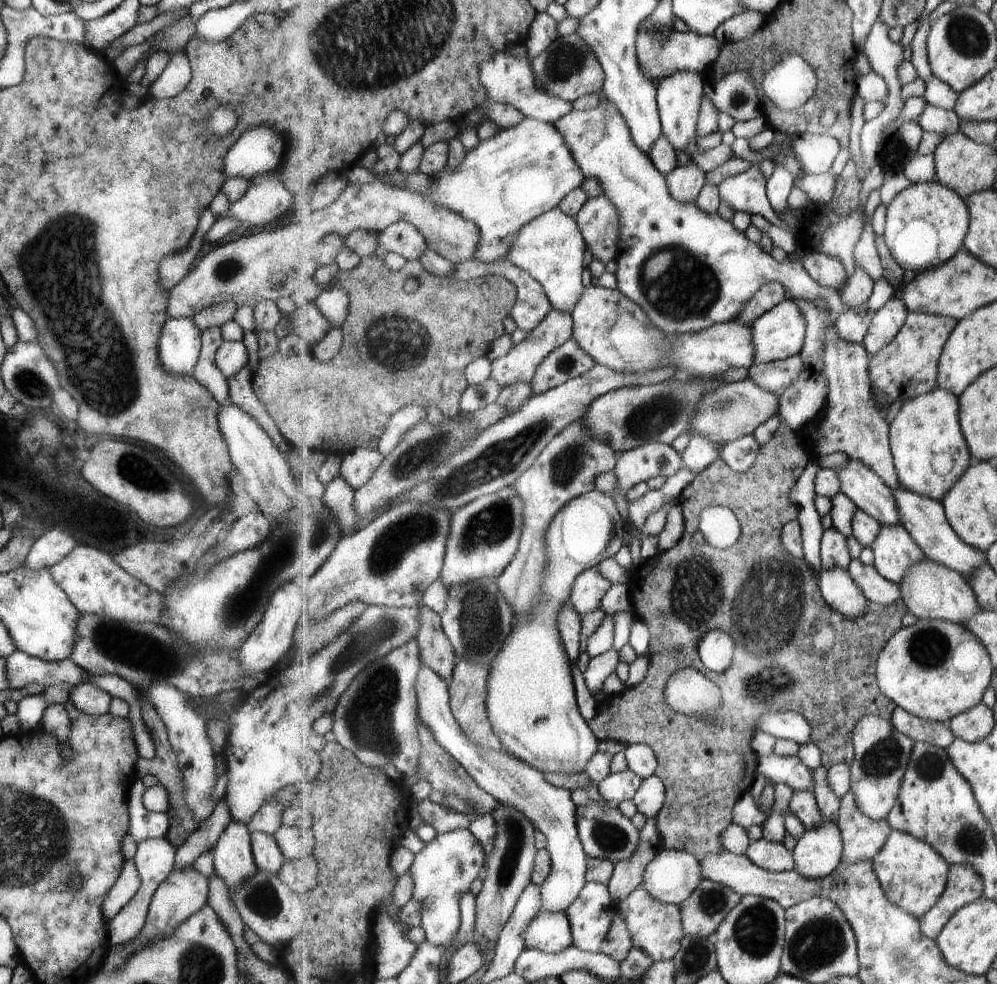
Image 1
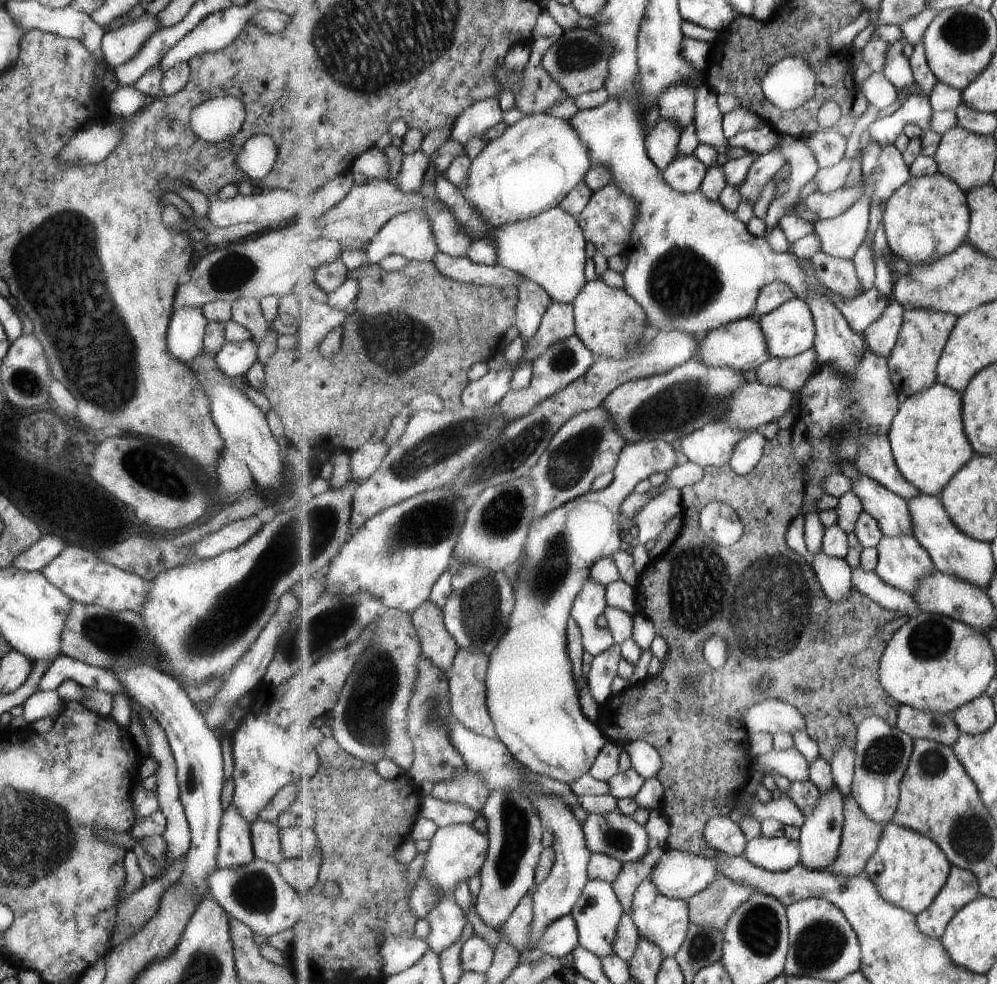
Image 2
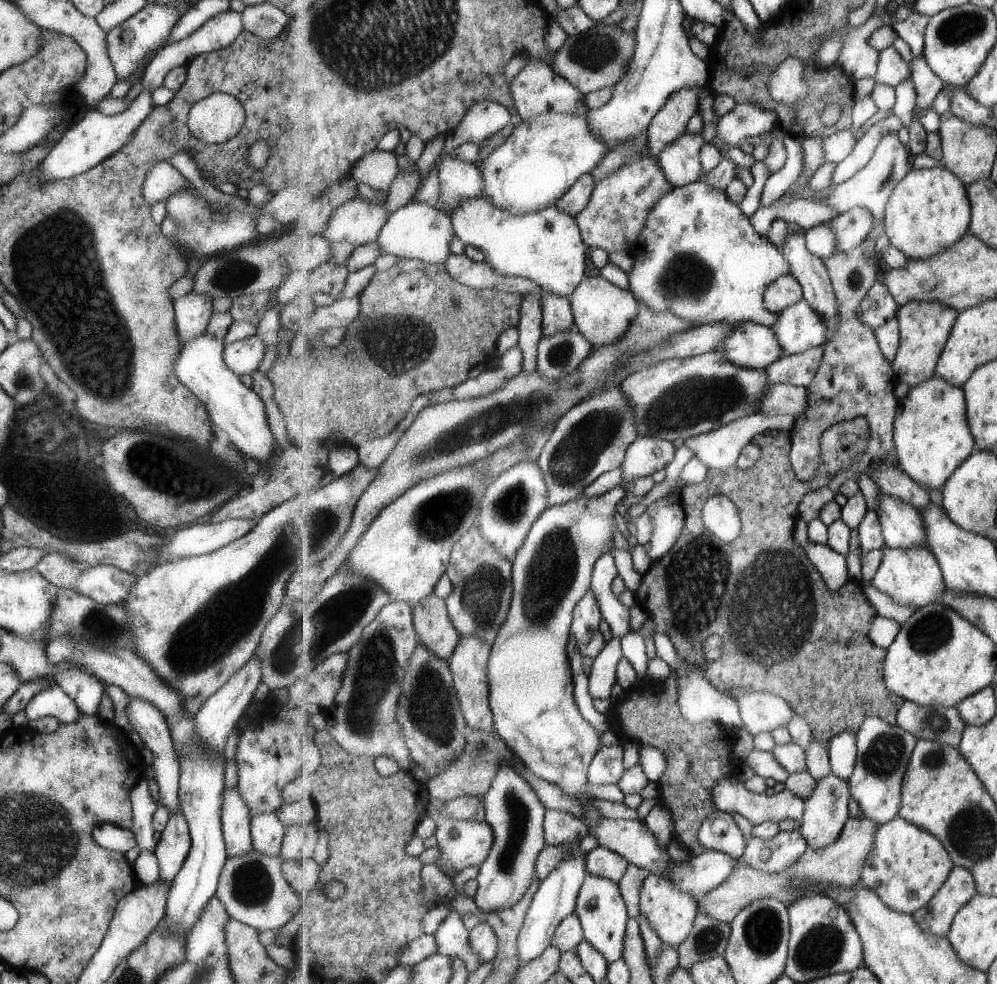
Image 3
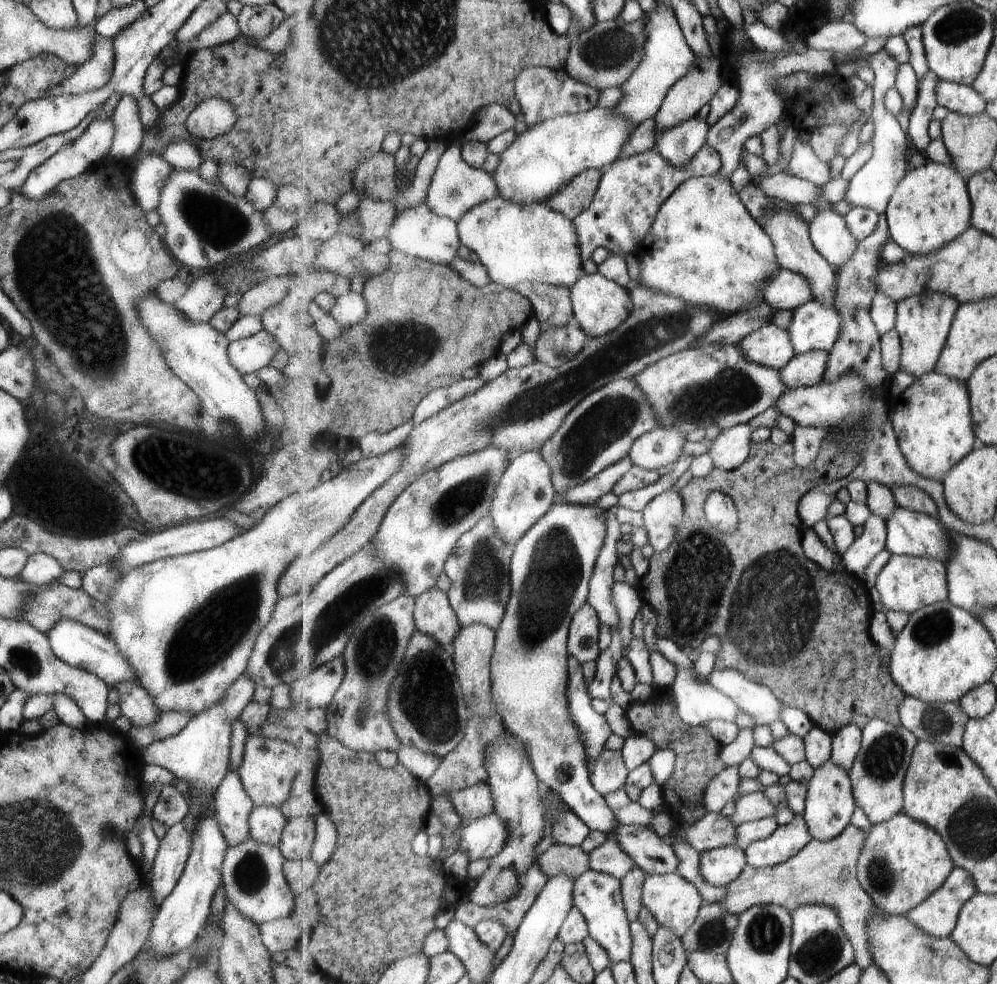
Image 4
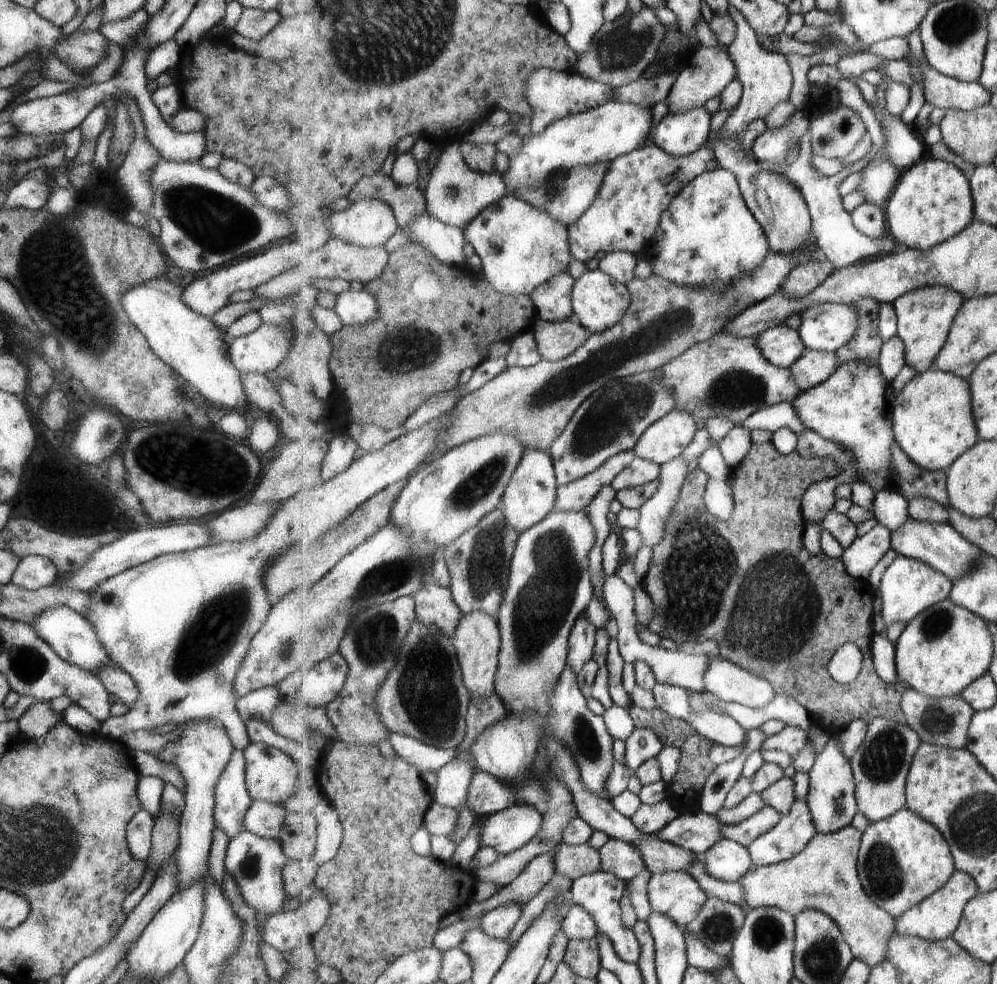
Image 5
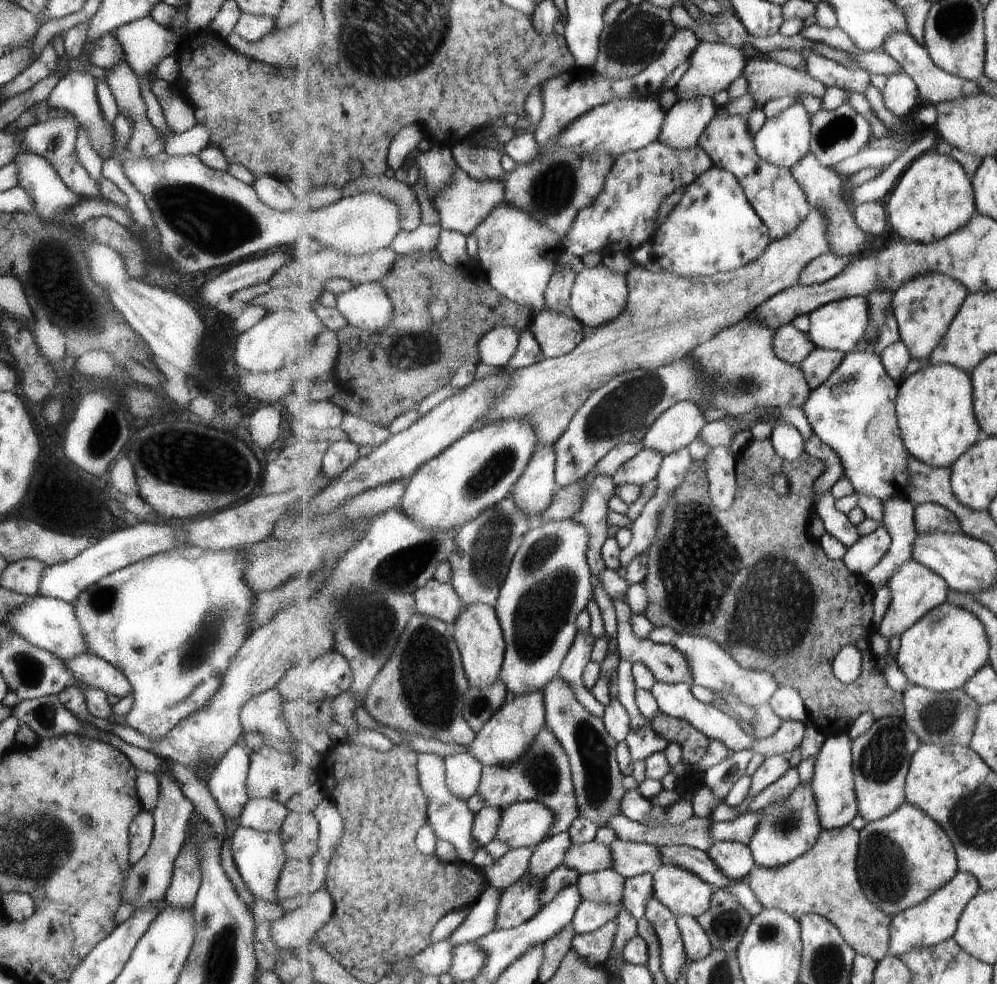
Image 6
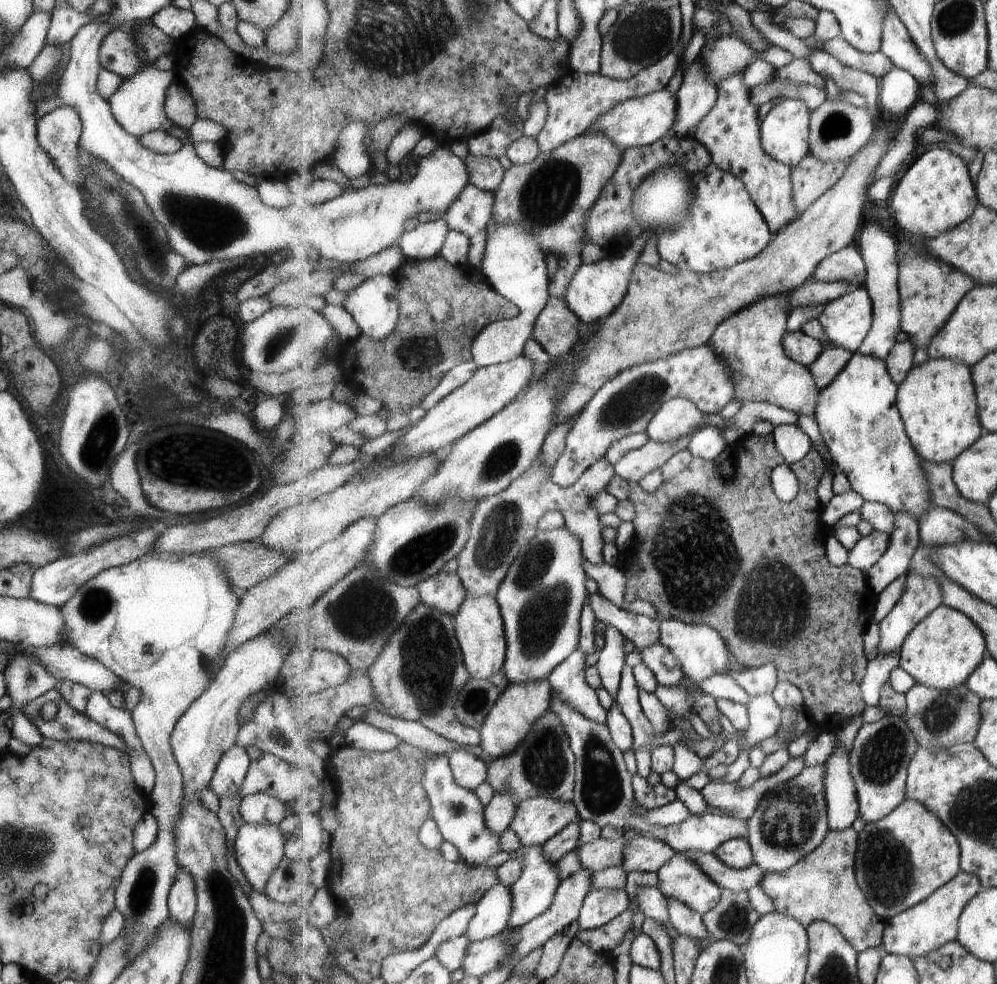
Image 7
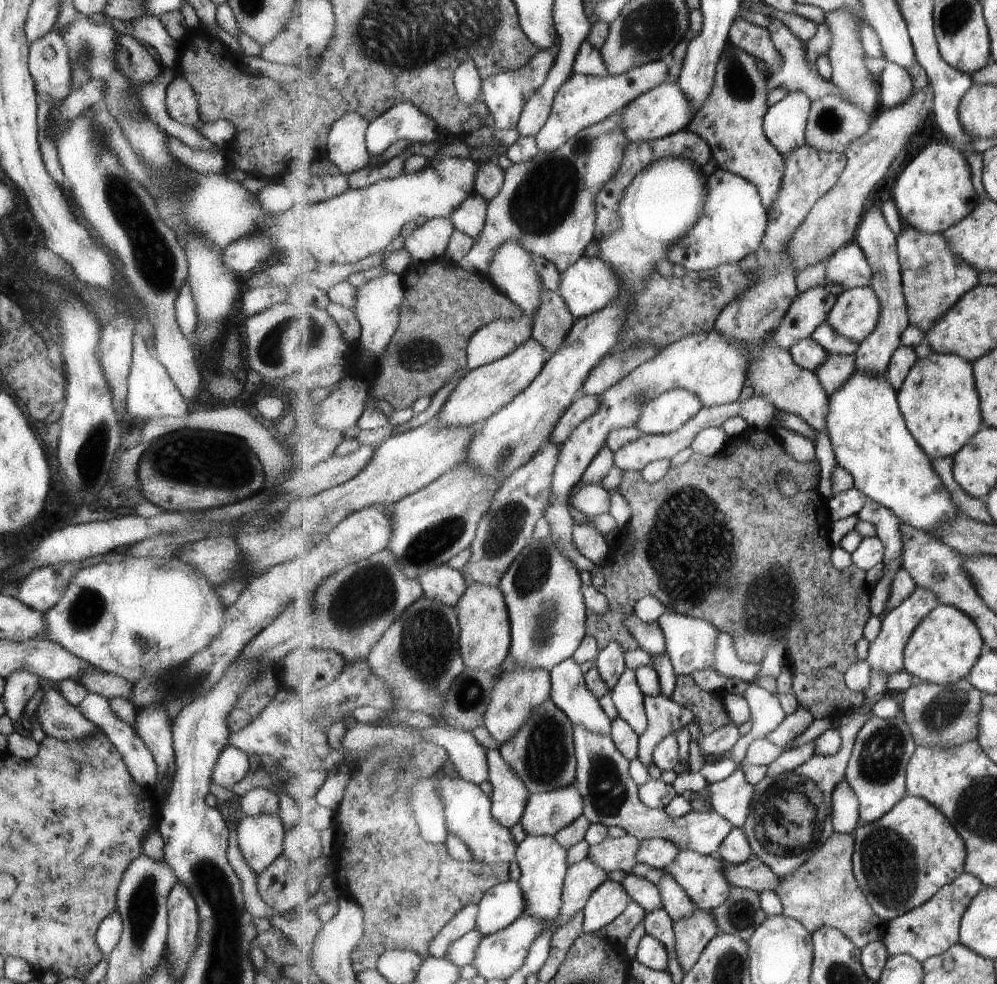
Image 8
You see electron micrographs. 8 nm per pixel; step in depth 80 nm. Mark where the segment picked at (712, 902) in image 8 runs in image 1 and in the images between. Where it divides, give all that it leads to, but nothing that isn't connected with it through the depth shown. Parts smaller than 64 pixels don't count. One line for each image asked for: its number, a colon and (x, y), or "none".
1: (658, 930)
2: (666, 922)
3: (671, 912)
4: (675, 902)
5: (677, 894)
6: (683, 892)
7: (682, 879)

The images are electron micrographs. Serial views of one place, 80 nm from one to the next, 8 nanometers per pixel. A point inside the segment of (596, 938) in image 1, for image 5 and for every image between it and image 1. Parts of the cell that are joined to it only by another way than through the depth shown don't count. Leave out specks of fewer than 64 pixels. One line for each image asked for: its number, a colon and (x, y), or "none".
2: (598, 914)
3: (601, 907)
4: (598, 895)
5: (600, 893)

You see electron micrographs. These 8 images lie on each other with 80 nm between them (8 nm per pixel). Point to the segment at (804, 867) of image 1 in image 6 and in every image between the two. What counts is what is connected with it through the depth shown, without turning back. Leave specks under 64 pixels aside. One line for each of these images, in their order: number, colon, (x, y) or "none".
2: (821, 837)
3: (826, 815)
4: (830, 802)
5: (832, 796)
6: (834, 783)

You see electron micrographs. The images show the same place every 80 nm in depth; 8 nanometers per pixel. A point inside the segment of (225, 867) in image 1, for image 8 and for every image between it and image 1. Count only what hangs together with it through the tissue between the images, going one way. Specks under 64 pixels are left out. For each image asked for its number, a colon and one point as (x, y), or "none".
2: (235, 848)
3: (235, 822)
4: (231, 805)
5: (231, 799)
6: (227, 781)
7: (229, 771)
8: (231, 765)

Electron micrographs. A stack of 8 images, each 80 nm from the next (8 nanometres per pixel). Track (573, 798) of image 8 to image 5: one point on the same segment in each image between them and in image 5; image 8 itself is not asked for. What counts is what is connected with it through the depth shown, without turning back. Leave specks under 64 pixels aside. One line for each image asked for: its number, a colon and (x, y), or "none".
5: (513, 828)
6: (526, 824)
7: (538, 819)

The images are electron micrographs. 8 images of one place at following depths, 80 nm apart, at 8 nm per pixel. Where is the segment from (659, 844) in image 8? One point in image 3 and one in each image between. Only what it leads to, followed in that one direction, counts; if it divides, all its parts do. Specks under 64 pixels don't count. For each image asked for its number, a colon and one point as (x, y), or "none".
3: (601, 861)
4: (609, 858)
5: (620, 858)
6: (632, 859)
7: (646, 854)

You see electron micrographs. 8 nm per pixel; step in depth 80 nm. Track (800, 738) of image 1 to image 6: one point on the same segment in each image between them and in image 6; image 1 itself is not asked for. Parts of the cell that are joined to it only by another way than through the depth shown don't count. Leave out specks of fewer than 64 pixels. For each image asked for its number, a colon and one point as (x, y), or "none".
2: (773, 716)
3: (761, 711)
4: (758, 700)
5: (730, 682)
6: (713, 668)

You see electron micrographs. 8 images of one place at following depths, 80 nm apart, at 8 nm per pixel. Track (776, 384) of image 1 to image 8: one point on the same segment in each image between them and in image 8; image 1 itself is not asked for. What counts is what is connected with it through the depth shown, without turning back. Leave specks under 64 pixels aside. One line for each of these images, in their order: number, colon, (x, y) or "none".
2: (792, 374)
3: (800, 370)
4: (806, 370)
5: (814, 368)
6: (819, 368)
7: (830, 362)
8: (838, 367)

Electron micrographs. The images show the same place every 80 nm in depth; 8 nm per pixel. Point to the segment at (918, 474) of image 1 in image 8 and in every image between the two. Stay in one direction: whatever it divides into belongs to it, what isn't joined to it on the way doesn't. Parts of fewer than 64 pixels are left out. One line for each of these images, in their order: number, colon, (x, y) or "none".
2: (928, 439)
3: (933, 439)
4: (932, 419)
5: (933, 419)
6: (935, 406)
7: (938, 401)
8: (943, 412)

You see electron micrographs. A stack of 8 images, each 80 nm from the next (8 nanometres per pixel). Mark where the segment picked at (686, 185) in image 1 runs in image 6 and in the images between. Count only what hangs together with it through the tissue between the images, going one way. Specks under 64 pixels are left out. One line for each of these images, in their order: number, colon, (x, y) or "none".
2: (686, 173)
3: (681, 161)
4: (679, 145)
5: (682, 134)
6: (686, 121)

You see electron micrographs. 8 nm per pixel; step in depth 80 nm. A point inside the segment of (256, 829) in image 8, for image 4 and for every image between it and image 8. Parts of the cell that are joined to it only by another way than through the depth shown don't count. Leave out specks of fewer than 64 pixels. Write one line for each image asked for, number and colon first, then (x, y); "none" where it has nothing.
4: (251, 873)
5: (256, 863)
6: (258, 855)
7: (257, 849)

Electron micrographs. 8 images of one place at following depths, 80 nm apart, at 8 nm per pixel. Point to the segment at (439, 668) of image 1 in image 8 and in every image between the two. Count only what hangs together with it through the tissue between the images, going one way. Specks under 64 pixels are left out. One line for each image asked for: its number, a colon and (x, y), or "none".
2: (437, 643)
3: (433, 624)
4: (434, 616)
5: (435, 606)
6: (440, 600)
7: (444, 592)
8: (446, 585)

